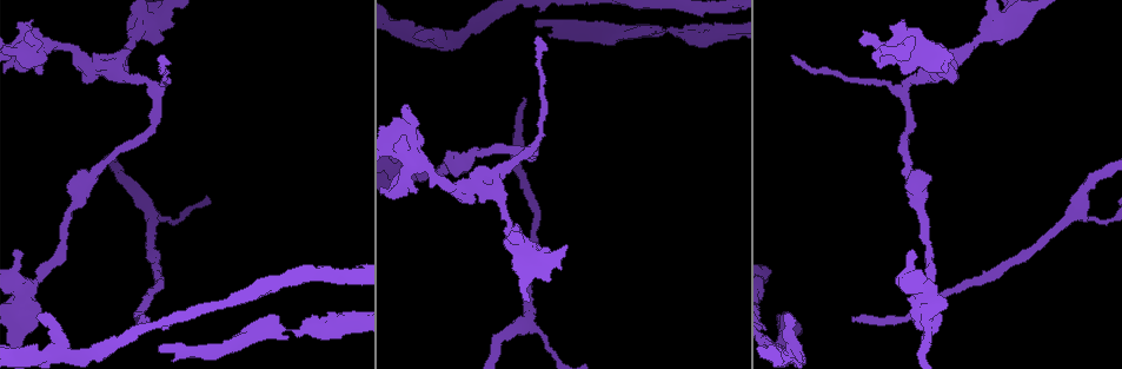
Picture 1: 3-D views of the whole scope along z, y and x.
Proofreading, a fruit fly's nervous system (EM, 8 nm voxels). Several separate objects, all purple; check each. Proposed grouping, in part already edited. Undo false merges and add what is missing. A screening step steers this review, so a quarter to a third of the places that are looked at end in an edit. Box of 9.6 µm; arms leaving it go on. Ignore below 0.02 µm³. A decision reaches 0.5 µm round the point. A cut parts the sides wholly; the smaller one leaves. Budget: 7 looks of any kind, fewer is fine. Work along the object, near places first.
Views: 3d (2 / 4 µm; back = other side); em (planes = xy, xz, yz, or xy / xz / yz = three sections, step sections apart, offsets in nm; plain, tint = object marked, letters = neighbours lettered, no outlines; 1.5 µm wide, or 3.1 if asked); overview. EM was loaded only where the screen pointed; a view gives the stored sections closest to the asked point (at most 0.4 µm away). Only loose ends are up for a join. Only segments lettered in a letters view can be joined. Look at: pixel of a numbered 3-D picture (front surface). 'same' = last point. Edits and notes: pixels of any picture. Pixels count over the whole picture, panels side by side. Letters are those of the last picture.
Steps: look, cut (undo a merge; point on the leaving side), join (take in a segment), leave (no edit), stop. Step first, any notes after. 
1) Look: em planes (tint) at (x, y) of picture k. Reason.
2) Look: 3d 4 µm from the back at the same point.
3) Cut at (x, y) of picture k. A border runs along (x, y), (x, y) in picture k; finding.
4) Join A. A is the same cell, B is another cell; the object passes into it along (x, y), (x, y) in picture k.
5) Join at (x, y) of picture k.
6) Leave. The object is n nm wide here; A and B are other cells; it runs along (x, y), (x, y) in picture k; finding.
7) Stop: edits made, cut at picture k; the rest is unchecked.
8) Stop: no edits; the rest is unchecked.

Look: em yz step 4 (tint) at (794, 54) of picture 1. Free end.

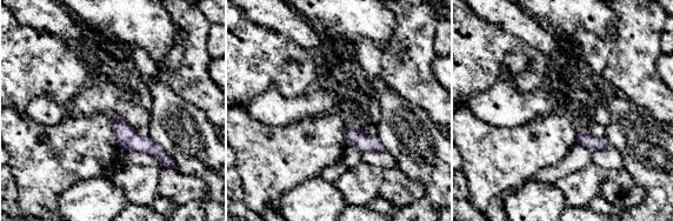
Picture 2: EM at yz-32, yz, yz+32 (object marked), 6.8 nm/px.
Look: em planes (letters) at the same point.

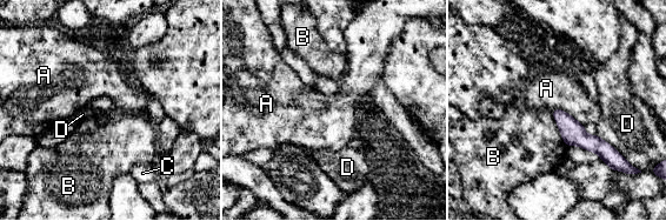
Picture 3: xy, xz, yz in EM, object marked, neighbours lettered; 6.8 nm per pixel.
Leave. The object is 140 nm wide here; A, B, C and D are other cells; it runs along (555, 112), (585, 141), (612, 154) in picture 3; no lettered segment goes on from it.

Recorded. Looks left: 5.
Look: em yz step 4 (tint) at (851, 320) of picture 1. Free end.

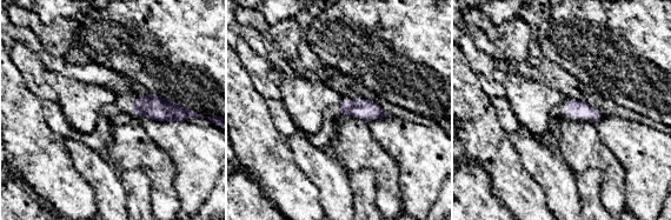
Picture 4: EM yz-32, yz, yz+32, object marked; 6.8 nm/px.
Look: em planes (letters) at the same point. Cut it another way.

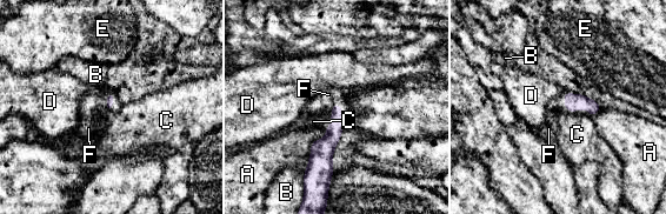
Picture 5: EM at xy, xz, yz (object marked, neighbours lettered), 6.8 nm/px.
Join F. F is the same cell, A, B, C, D and E are other cells; the cell continues.

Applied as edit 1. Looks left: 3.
Look: em planes (tint) at (42, 277) of picture 1. Calibre changes.

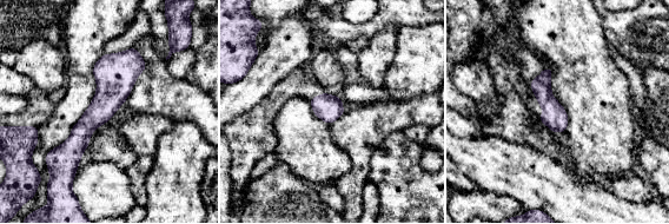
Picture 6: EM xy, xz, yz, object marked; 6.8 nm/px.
Look: em planes (letters) at the same point. What lies round it.

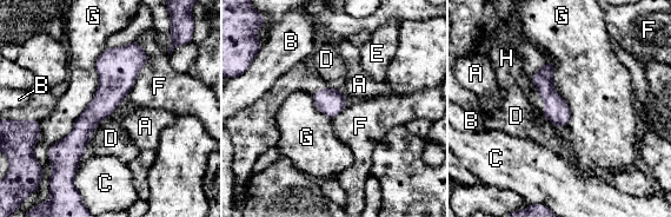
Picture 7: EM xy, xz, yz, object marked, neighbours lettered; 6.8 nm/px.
Leave. A, B, C, D, E, F, G and H are other cells; it runs along (134, 45), (72, 146), (72, 165) in picture 7; continuous, no second cell.

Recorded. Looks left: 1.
Stop: edits made, join at picture 5; the rest is unchecked.

